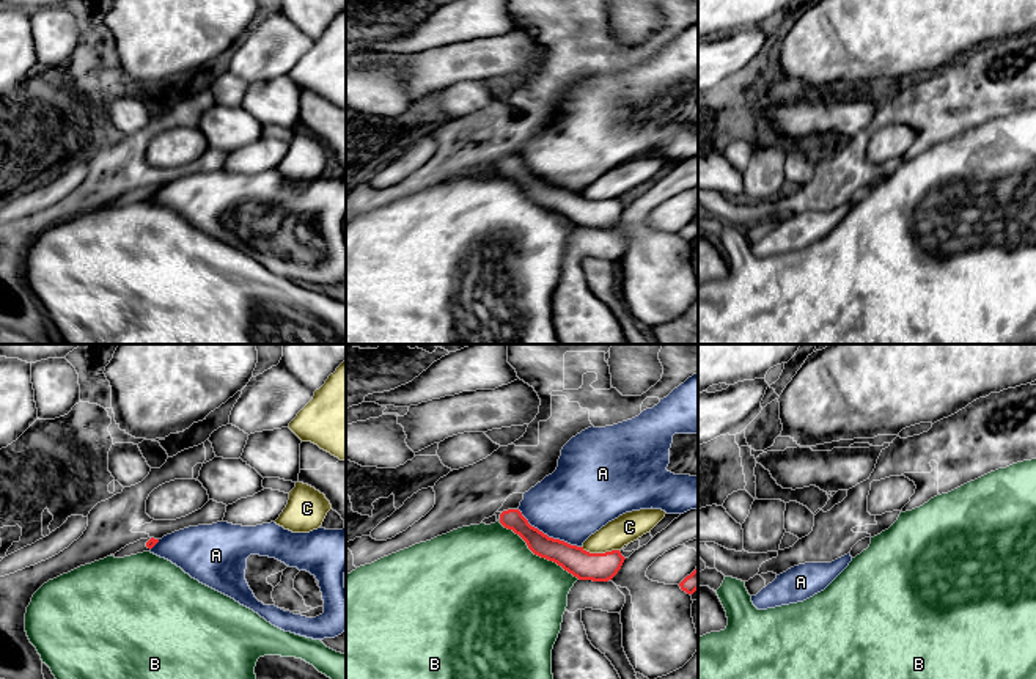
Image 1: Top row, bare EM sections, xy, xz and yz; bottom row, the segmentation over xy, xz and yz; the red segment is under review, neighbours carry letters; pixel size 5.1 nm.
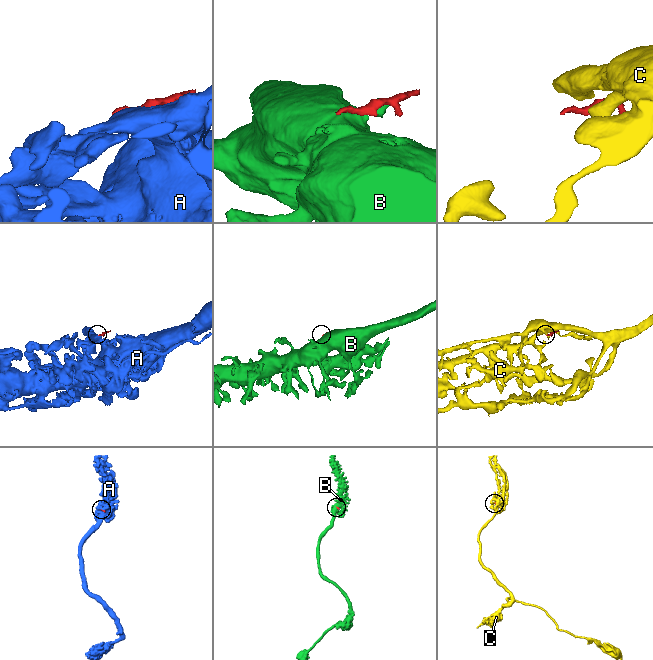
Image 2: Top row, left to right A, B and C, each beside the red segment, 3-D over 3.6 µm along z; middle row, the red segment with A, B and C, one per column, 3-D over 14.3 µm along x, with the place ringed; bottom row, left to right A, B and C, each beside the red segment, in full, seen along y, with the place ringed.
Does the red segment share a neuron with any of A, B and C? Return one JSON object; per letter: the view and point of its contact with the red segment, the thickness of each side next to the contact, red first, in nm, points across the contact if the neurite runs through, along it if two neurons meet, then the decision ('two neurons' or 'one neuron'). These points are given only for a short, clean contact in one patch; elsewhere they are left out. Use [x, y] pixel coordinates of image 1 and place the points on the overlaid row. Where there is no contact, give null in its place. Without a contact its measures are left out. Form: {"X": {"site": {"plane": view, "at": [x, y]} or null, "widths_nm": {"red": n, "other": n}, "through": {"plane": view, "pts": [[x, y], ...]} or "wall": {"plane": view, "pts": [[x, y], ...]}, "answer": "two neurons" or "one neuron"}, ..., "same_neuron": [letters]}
{"A": {"site": {"plane": "xz", "at": [547, 536]}, "widths_nm": {"red": 140, "other": 380}, "wall": {"plane": "xz", "pts": [[518, 510], [532, 525], [549, 536], [580, 547]]}, "answer": "two neurons"}, "B": {"site": {"plane": "xz", "at": [538, 555]}, "widths_nm": {"red": 140, "other": 500}, "answer": "two neurons"}, "C": {"site": {"plane": "xz", "at": [601, 554]}, "widths_nm": {"red": 140, "other": 150}, "answer": "two neurons"}, "same_neuron": []}

